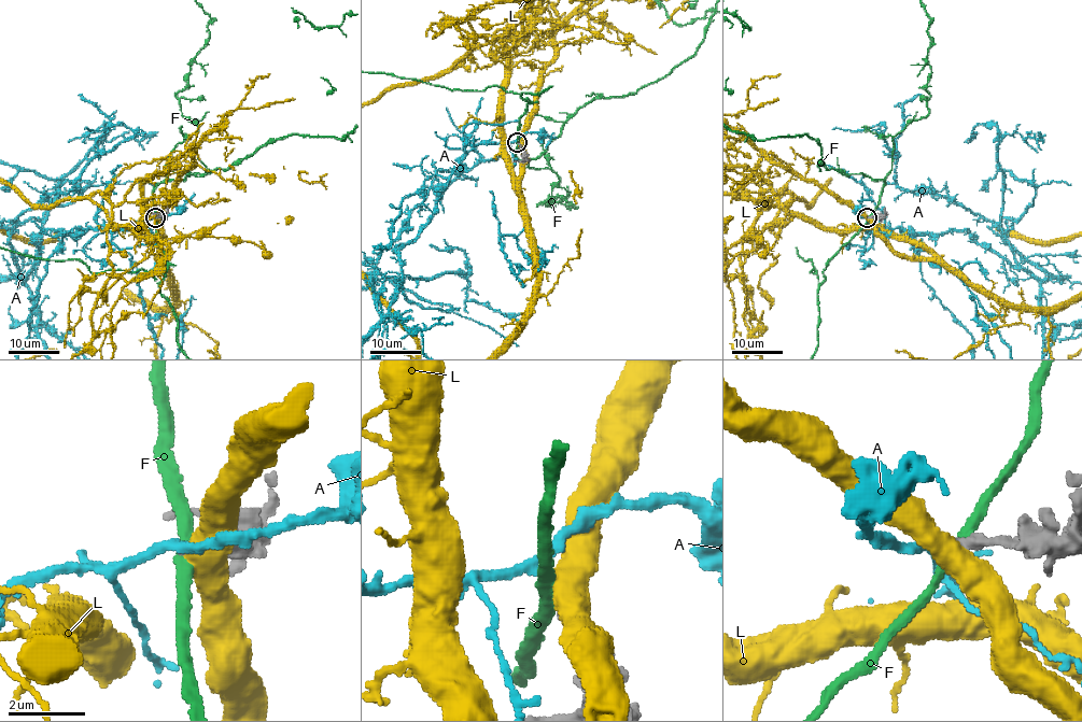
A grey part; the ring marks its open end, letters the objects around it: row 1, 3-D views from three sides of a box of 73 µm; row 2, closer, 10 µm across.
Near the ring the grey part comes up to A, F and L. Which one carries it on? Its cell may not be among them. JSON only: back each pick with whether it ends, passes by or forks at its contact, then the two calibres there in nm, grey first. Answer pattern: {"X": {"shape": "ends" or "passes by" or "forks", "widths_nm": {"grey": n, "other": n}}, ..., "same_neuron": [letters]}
{"A": {"shape": "passes by", "widths_nm": {"grey": 280, "other": 200}}, "same_neuron": ["A"]}

